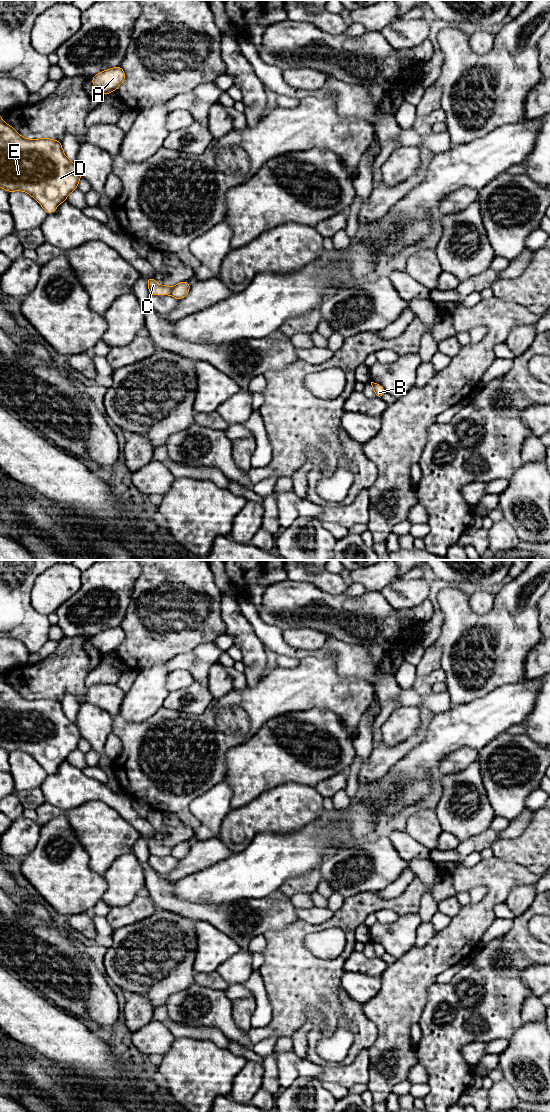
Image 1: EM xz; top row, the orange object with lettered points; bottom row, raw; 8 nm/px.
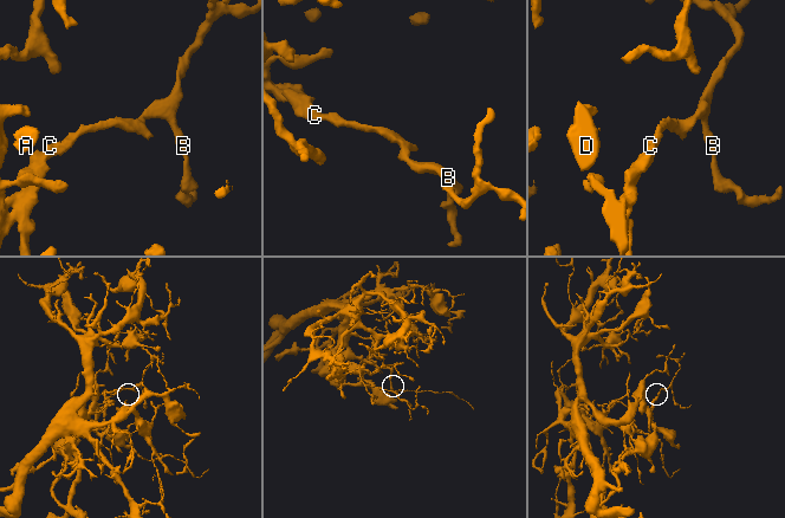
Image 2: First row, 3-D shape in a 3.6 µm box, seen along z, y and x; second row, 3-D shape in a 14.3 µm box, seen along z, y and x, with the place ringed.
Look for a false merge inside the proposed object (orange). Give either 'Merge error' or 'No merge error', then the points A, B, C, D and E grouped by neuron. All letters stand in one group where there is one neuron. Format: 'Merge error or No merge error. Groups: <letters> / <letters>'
Merge error. Groups: A B D E / C

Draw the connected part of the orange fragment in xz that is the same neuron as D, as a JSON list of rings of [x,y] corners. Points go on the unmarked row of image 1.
[[[0,675],[0,747],[6,751],[23,751],[30,754],[48,773],[53,773],[58,765],[68,755],[77,749],[81,734],[75,723],[70,721],[63,712],[61,702],[49,699],[26,699],[23,698],[12,686],[2,680]]]

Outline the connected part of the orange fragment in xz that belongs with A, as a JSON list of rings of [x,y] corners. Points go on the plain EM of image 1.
[[[121,626],[107,629],[92,637],[92,644],[102,653],[109,654],[116,651],[124,642],[125,632]]]

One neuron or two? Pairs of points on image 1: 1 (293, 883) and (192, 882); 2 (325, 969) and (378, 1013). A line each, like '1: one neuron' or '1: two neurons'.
1: two neurons
2: two neurons

